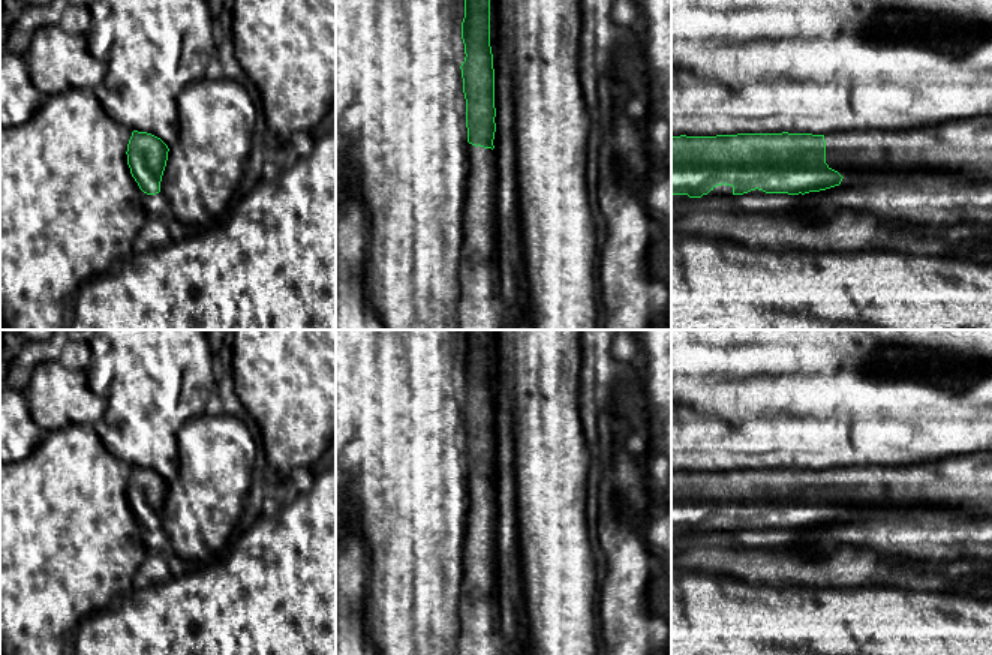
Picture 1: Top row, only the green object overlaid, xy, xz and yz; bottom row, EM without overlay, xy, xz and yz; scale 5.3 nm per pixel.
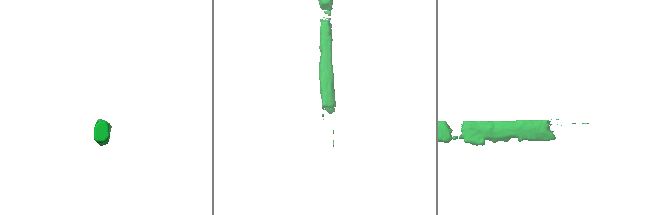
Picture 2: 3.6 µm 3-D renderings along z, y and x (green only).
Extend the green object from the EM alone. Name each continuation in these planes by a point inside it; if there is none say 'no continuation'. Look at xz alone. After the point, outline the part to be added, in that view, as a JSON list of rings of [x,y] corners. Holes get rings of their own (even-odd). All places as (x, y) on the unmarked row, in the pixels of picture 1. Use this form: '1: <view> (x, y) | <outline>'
1: xz (480, 633) | [[[469,480],[459,655],[503,655],[496,588],[496,490]]]

